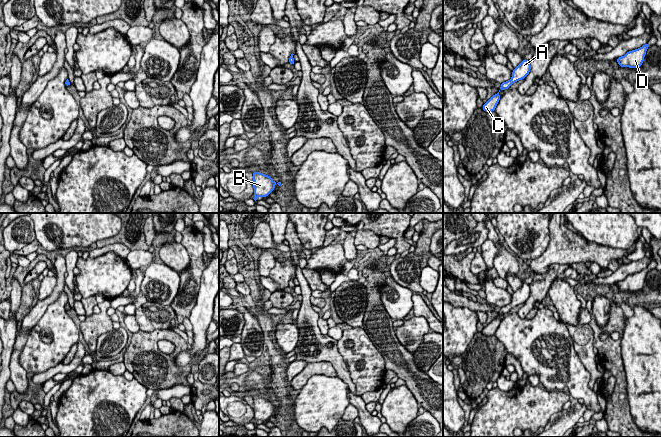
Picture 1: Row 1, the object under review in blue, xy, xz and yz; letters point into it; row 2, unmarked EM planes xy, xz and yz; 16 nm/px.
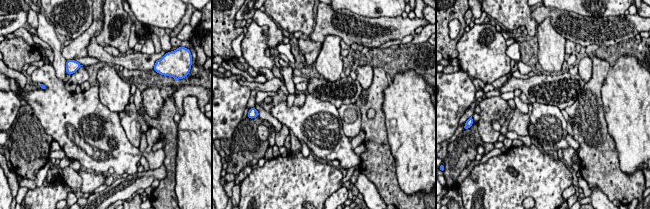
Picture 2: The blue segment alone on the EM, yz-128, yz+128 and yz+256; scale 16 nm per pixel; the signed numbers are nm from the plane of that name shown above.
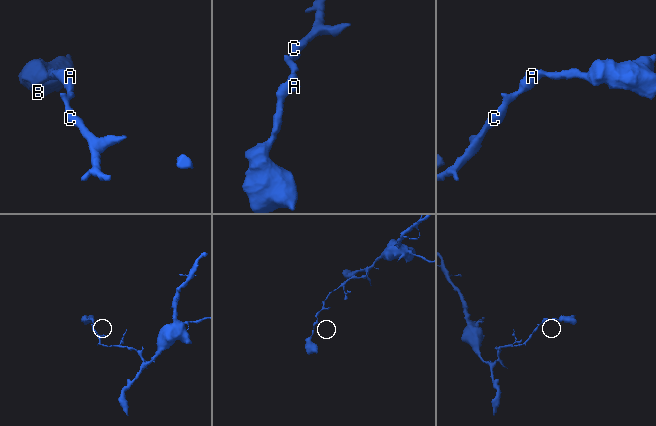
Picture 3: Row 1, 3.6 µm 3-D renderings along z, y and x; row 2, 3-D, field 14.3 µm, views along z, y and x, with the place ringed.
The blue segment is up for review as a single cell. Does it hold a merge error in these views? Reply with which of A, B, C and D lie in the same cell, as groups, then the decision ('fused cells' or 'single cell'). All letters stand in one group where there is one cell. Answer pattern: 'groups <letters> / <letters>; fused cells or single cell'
groups A B C D; single cell

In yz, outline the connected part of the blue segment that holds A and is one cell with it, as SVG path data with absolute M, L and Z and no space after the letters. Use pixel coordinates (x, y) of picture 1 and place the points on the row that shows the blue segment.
M523 59L522 62L513 69L512 72L512 77L510 80L501 83L500 90L506 90L508 89L513 83L519 81L519 80L524 80L525 77L529 74L531 69L530 61Z

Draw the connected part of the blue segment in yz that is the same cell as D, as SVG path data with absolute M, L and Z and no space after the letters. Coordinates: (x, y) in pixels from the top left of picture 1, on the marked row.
M647 43L638 49L628 51L624 56L618 57L616 60L620 67L638 68L643 64L649 46L649 43Z

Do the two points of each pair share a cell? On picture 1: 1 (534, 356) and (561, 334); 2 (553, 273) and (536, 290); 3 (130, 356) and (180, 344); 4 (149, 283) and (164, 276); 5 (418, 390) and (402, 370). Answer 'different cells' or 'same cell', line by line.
1: same cell
2: same cell
3: same cell
4: same cell
5: same cell

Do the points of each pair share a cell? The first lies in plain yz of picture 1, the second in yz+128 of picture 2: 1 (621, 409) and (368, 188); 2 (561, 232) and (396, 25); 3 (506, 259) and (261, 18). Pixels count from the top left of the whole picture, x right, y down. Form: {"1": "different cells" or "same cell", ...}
{"1": "different cells", "2": "same cell", "3": "same cell"}

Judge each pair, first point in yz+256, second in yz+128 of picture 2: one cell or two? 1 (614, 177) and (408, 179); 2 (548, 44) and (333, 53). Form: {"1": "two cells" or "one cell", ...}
{"1": "two cells", "2": "one cell"}

